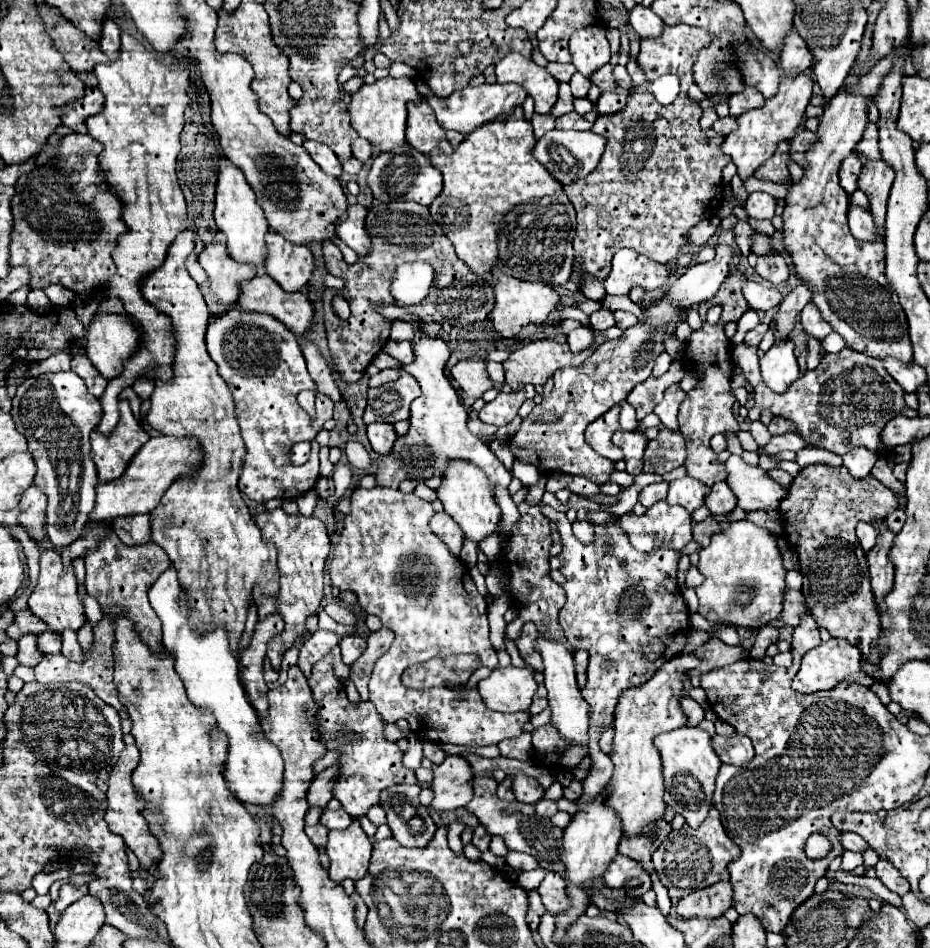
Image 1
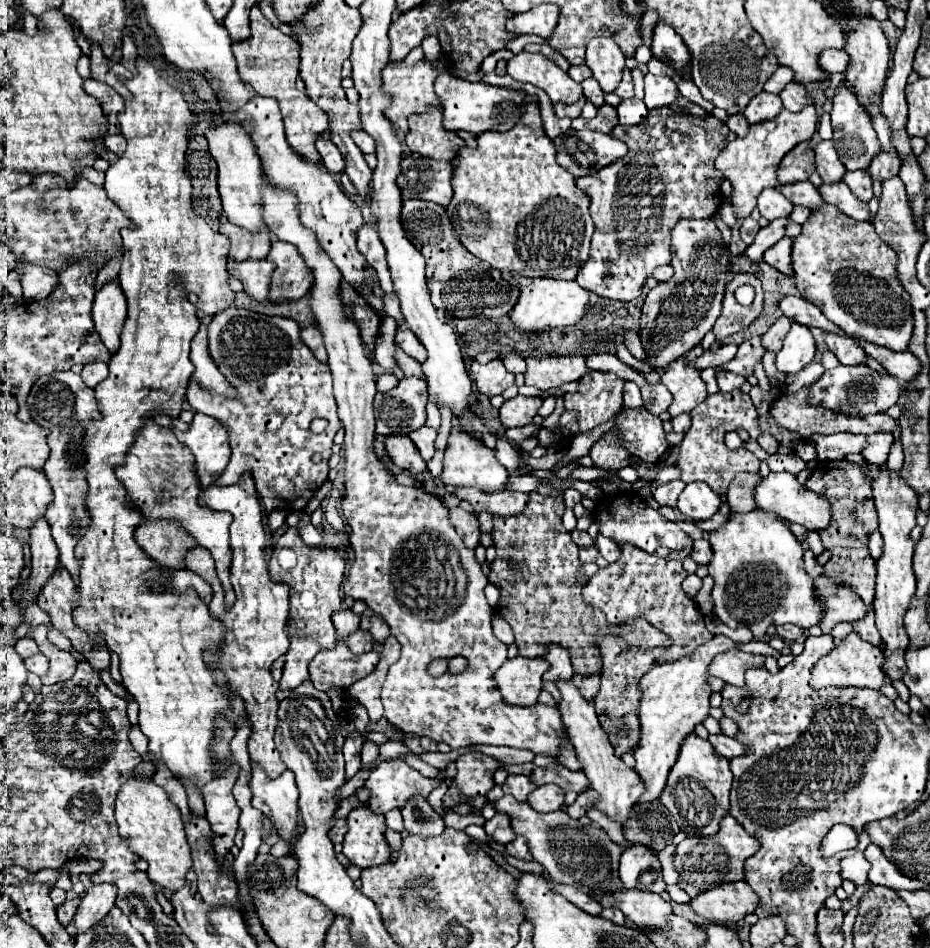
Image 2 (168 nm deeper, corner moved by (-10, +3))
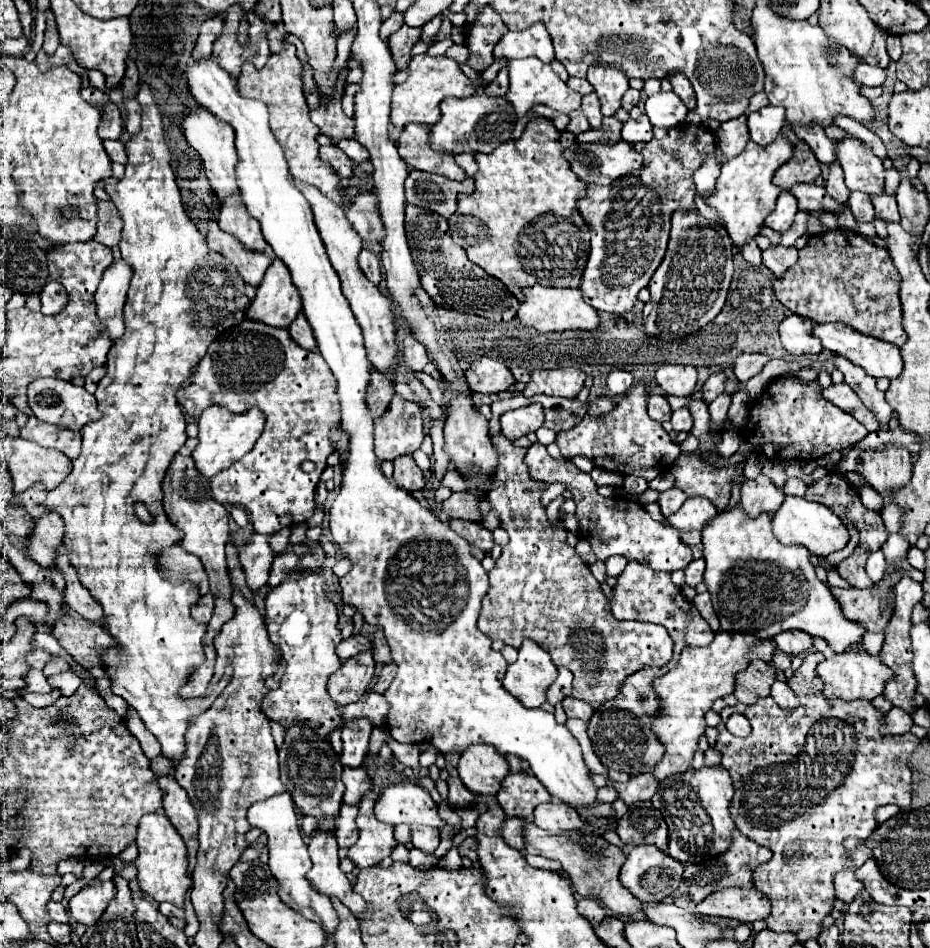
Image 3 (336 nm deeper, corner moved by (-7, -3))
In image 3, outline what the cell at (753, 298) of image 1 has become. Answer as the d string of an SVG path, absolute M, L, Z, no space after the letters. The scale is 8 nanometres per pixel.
M833 322L833 324L817 324L813 328L815 336L821 340L823 348L833 352L833 354L841 354L845 356L847 360L851 360L853 364L861 366L867 374L875 376L875 378L889 378L889 380L895 380L901 370L903 370L903 358L901 358L901 352L897 346L893 344L887 344L883 340L875 340L871 336L865 336L865 334L859 334L857 330L851 330L849 326L841 324L841 322Z

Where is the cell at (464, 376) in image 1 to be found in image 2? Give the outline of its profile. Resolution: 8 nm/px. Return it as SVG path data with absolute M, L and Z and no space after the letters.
M500 356L494 358L488 364L478 364L474 360L472 368L470 368L470 374L474 378L474 384L476 384L478 392L488 396L488 398L500 394L502 390L506 390L506 388L510 388L514 384L514 374L510 374L504 368Z

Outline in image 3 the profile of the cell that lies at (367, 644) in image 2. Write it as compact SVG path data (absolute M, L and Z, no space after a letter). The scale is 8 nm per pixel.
M357 634L357 636L351 636L349 640L343 640L339 646L337 646L337 656L341 660L347 660L351 656L357 656L361 654L363 650L371 650L371 640L363 634Z

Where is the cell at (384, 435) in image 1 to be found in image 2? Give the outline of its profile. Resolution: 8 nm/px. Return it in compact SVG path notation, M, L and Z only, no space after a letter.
M386 436L384 438L384 444L386 444L386 450L392 458L392 462L402 468L402 470L408 470L412 474L422 474L426 470L426 462L422 460L418 448L414 446L414 442L406 436Z

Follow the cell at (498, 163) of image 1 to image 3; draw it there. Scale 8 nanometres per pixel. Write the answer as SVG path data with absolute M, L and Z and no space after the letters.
M531 118L519 140L507 140L491 154L475 154L479 170L473 176L473 194L457 196L457 212L449 218L453 242L463 246L467 258L489 276L499 278L507 289L524 302L522 289L545 280L545 286L577 288L589 256L589 226L581 218L575 200L585 194L583 182L571 182L569 162L563 158L559 132L549 118Z

